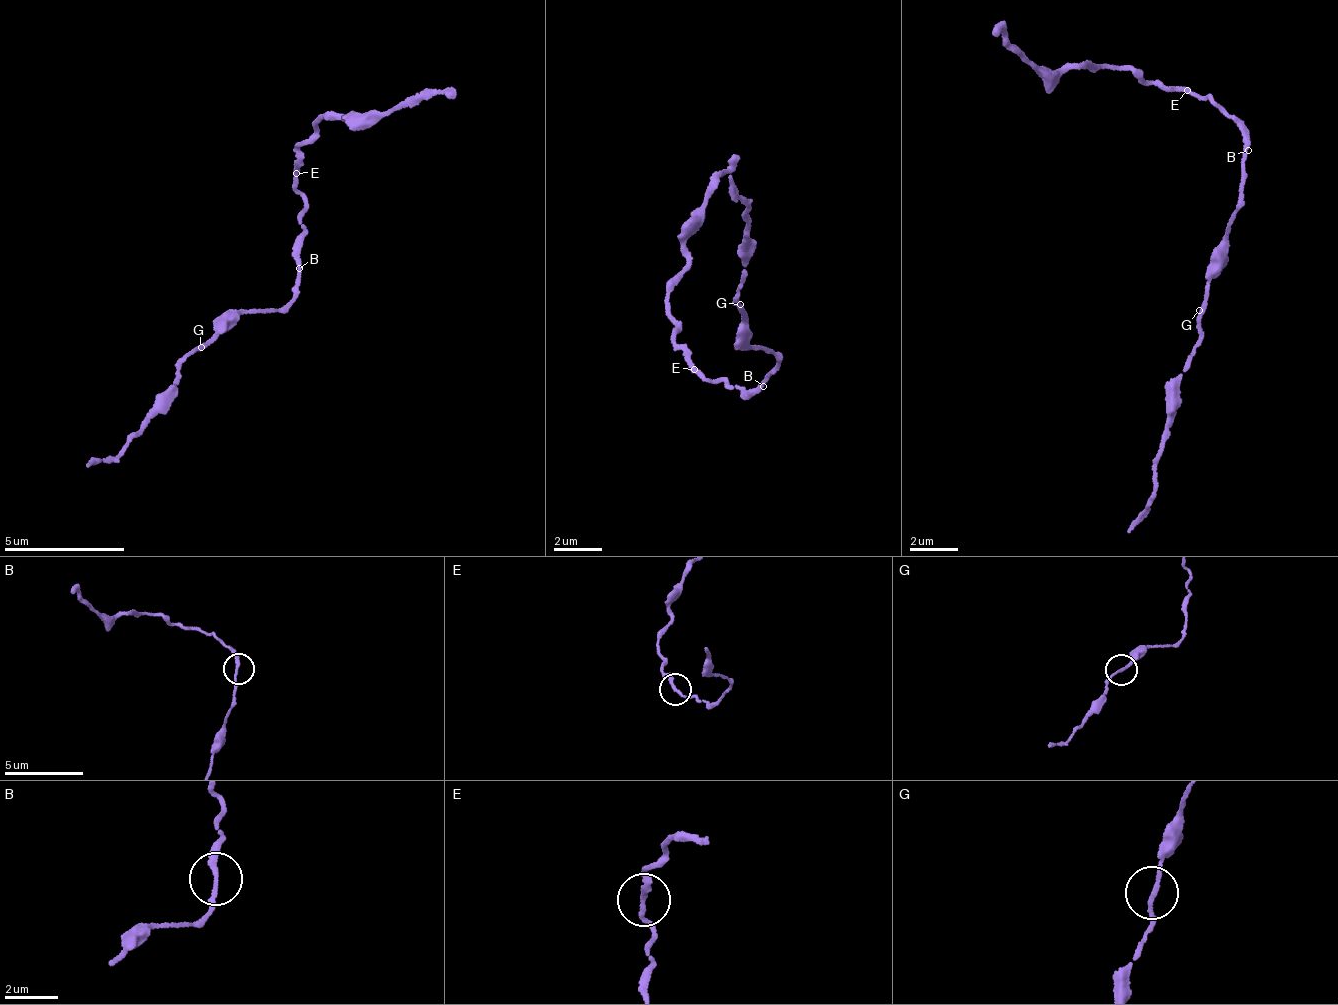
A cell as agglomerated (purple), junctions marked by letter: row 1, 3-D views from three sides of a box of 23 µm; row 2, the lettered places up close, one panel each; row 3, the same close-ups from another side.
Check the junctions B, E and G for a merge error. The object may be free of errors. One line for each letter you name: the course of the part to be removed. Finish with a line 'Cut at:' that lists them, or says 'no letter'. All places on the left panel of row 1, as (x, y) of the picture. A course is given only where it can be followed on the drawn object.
Cut at: no letter

